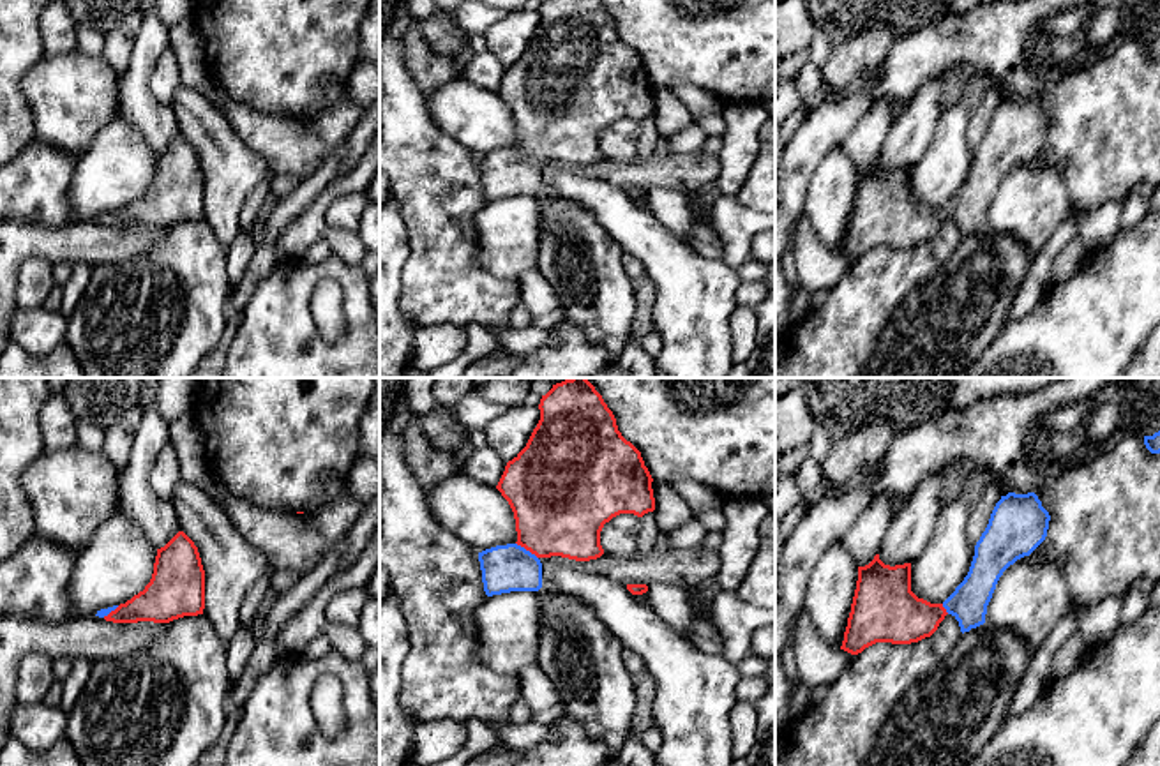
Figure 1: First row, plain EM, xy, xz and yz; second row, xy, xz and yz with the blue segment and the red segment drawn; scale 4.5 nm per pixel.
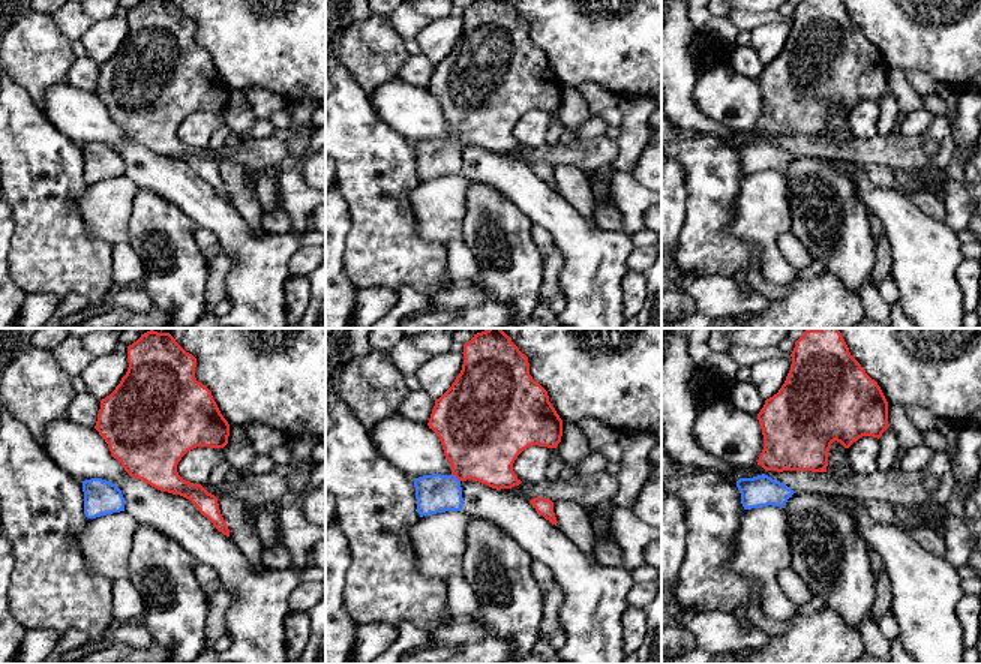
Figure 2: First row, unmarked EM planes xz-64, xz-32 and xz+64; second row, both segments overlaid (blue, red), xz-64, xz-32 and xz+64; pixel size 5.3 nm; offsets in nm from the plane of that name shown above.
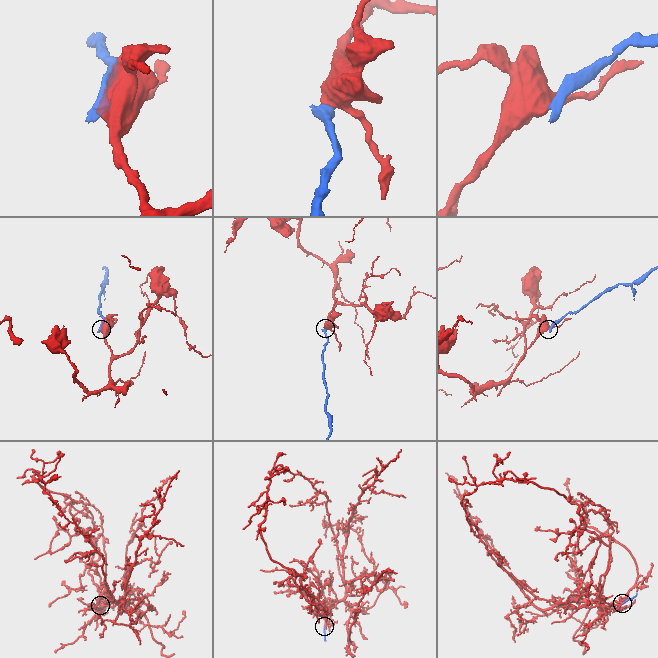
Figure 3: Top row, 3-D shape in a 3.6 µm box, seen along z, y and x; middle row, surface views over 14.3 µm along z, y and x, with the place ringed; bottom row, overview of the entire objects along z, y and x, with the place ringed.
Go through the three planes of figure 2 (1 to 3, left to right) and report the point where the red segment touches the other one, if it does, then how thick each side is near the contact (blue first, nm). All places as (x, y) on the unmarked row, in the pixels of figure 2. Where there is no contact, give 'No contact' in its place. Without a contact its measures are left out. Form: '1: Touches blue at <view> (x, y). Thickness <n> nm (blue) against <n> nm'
1: No contact
2: Touches blue at xz-32 (456, 143). Thickness 200 nm (blue) against 420 nm
3: No contact

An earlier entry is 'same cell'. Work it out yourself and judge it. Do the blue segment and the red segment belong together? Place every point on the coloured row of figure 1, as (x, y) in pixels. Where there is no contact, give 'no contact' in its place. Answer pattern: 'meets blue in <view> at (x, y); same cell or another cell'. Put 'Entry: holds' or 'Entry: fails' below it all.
meets blue in xz at (525, 549); same cell
Entry: holds

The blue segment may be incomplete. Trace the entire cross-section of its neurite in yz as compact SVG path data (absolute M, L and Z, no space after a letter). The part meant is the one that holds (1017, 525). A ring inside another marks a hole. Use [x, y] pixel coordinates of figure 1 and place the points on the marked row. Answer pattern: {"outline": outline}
{"outline": "M1035 492L1001 496L975 545L968 575L943 604L930 604L911 591L911 563L890 567L876 554L869 565L858 567L856 590L840 650L858 655L876 642L918 642L930 637L946 614L959 621L962 634L983 625L999 577L1010 565L1029 556L1045 540L1049 521L1051 515Z"}

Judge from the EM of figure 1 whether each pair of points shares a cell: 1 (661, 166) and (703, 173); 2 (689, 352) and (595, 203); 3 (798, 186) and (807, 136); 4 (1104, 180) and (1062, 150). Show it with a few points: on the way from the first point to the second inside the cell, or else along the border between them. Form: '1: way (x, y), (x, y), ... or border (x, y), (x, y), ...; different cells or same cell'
1: way (671, 172), (692, 172); same cell
2: way (689, 311), (687, 283), (636, 232); same cell
3: way (802, 173), (805, 149); same cell
4: way (1093, 170), (1072, 150); same cell

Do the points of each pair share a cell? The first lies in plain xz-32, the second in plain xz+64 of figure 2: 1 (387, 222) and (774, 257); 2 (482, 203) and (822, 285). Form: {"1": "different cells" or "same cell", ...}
{"1": "different cells", "2": "different cells"}

